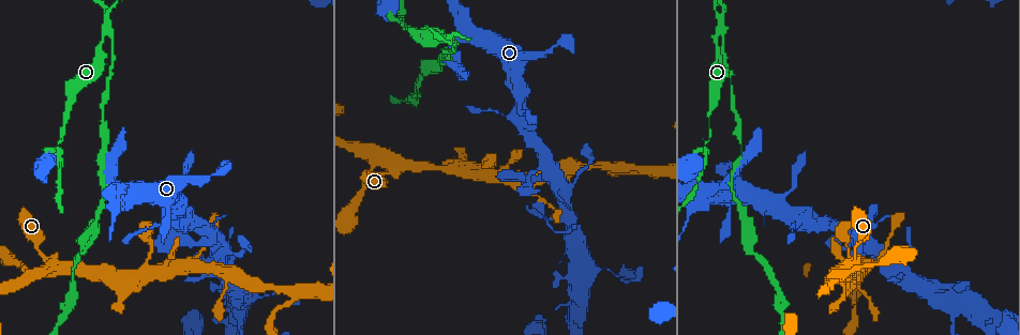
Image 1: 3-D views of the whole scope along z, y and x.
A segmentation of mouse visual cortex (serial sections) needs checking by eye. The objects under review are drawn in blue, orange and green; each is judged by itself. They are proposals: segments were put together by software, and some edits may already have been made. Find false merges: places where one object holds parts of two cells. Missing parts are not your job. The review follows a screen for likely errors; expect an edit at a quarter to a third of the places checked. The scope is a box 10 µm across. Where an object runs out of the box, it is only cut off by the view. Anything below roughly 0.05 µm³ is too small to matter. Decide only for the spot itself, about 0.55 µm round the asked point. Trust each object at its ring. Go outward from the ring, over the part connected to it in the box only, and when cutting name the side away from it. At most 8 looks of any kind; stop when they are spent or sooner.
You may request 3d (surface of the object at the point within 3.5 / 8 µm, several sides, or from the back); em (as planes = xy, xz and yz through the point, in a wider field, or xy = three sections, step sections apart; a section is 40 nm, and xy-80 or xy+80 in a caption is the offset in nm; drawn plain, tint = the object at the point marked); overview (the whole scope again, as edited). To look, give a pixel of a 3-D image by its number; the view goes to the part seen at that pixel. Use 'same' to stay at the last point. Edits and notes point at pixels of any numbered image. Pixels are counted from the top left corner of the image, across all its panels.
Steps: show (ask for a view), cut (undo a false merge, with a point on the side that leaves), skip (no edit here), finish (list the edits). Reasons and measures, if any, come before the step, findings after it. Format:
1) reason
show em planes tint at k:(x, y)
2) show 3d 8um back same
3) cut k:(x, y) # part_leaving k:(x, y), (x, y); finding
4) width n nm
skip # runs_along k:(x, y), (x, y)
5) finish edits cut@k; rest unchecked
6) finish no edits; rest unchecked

branch point
show 3d 3.5um at 1:(106, 14)

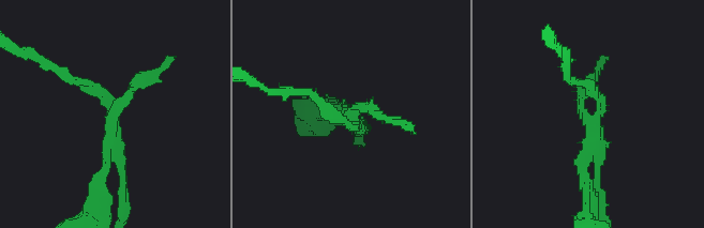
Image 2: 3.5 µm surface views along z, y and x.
need the tissue
show em xy step 5 tint at 2:(592, 121)

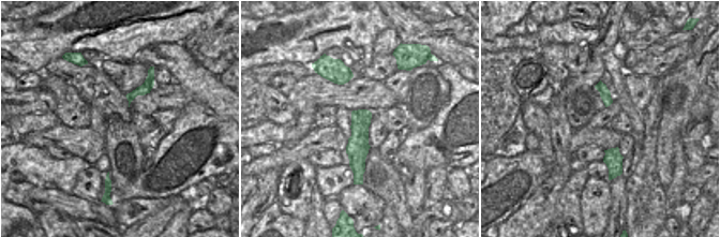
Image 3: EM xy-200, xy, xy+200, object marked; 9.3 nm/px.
width 200 nm
cut 2:(88, 82) # border 3:(356, 110), (364, 123), (359, 138); two cells meet here

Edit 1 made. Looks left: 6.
show overview

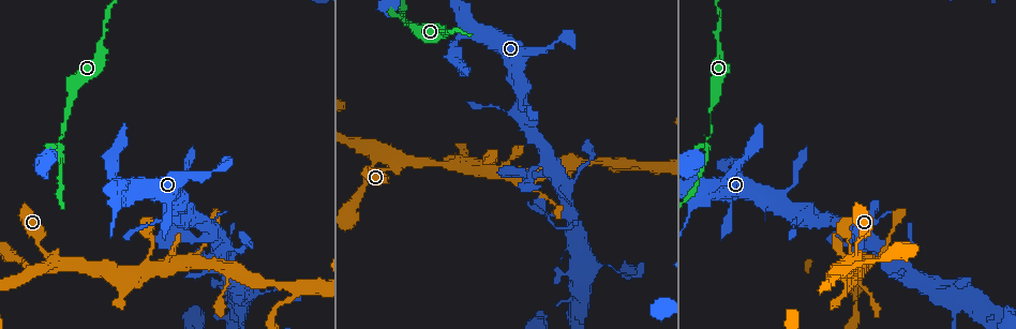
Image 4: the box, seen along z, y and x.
thin neck
show 3d 3.5um at 4:(705, 142)

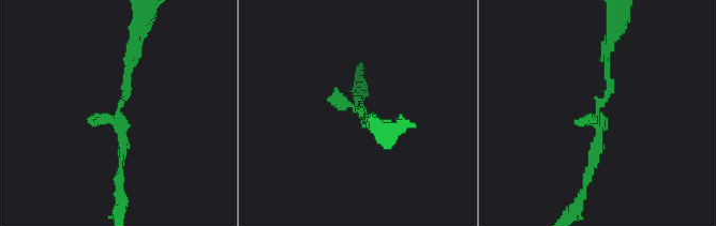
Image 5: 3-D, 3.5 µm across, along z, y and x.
shape alone is not enough
show em xy step 5 tint at 5:(361, 112)

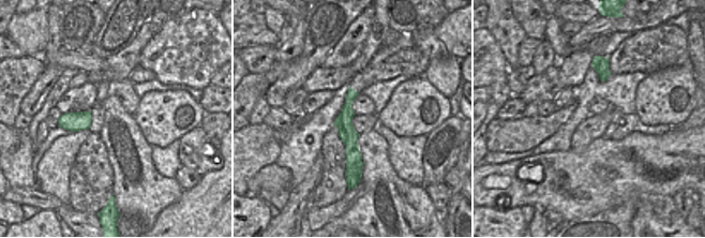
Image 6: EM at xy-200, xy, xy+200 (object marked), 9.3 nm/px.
skip # runs_along 5:(608, 48), (610, 91), (585, 183); all the same cell

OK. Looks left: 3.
sharp bend
show 3d 3.5um at 4:(851, 262)

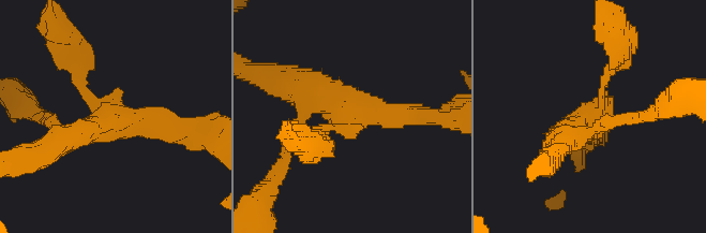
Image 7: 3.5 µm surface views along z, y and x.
arms 3; arm_widths 150, 250, 350 nm
show em xy step 5 tint at 7:(589, 116)

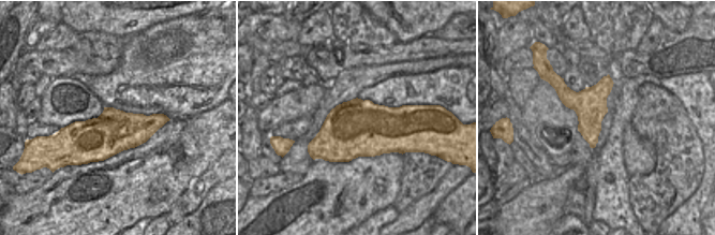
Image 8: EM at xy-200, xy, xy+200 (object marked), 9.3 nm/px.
skip # runs_along 7:(77, 66), (106, 115), (182, 131); continuous, no second cell

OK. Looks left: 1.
finish edits cut@2; rest unchecked

